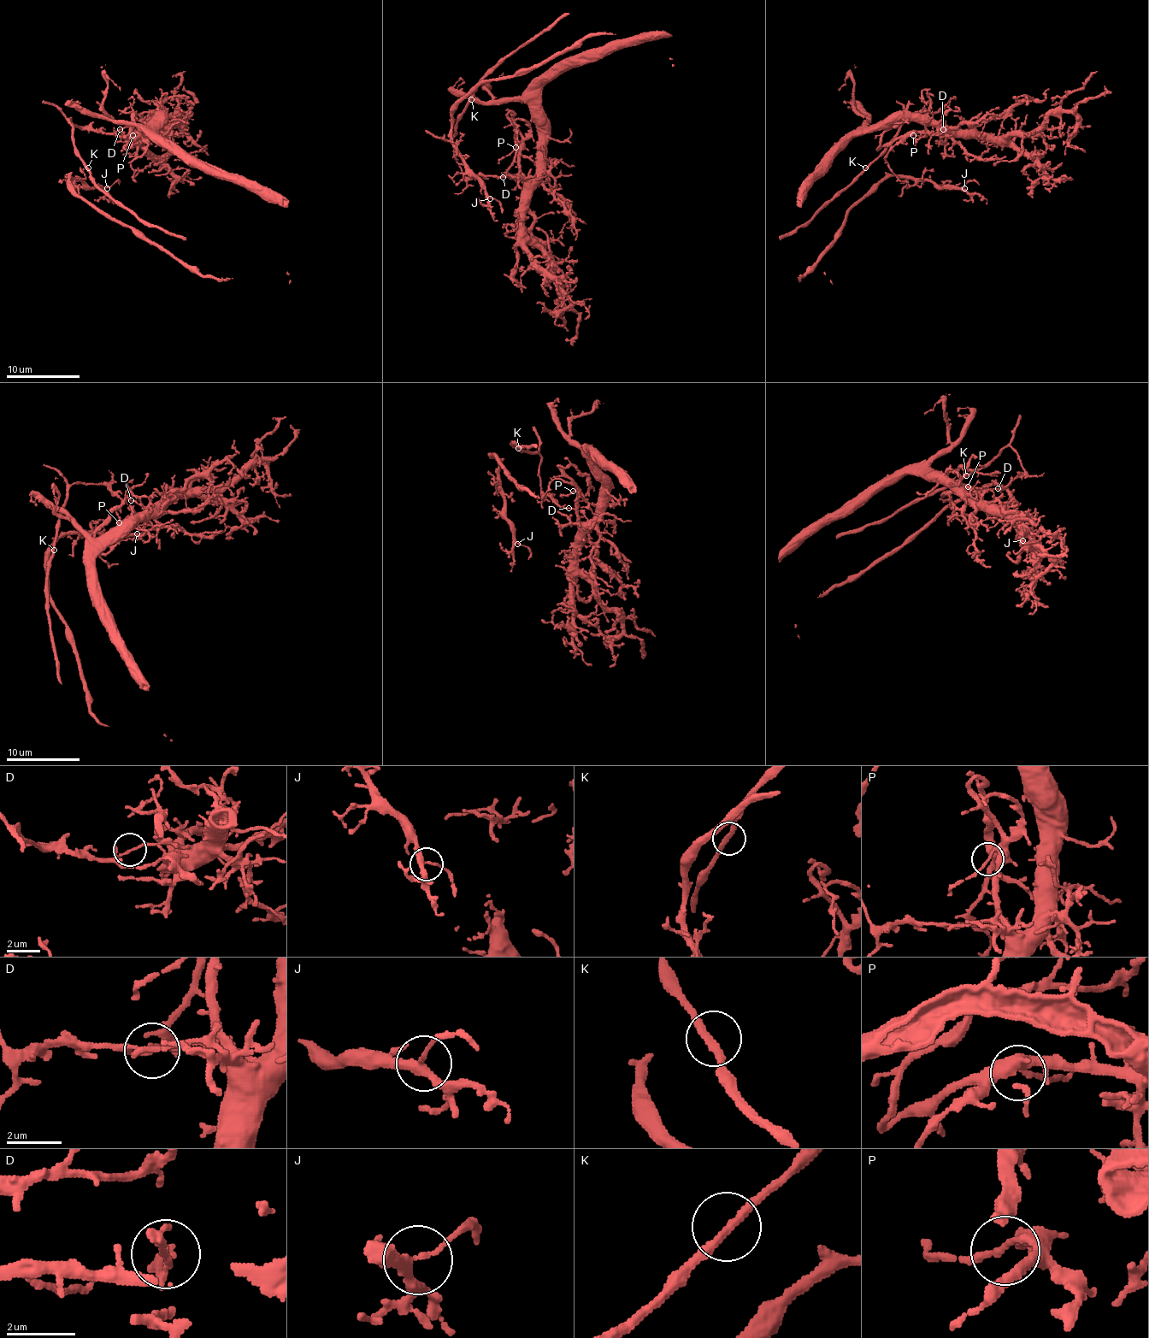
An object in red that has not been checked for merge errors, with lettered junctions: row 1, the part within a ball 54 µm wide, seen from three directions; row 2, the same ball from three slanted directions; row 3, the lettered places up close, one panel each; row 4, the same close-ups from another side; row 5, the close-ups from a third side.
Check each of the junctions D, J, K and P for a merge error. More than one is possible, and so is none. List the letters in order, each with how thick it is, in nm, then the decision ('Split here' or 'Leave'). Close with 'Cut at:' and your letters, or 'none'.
D: Thickness 120 nm. Split here
J: Thickness 280 nm. Leave
K: Thickness 280 nm. Leave
P: Thickness 130 nm. Leave
Cut at: D

